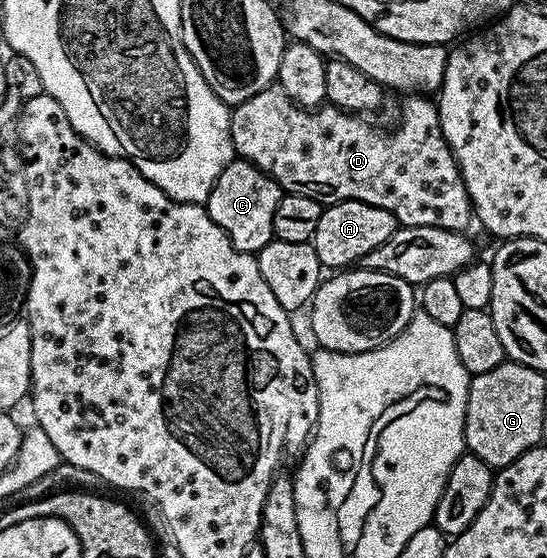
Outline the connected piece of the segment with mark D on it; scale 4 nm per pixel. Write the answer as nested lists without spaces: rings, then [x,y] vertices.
[[[272,85],[264,89],[261,93],[257,93],[253,97],[249,97],[249,101],[238,104],[231,113],[231,140],[235,146],[235,154],[240,159],[247,160],[255,167],[261,168],[269,177],[273,177],[279,182],[279,186],[283,188],[286,194],[301,193],[301,197],[313,197],[318,203],[330,205],[333,203],[343,203],[347,199],[353,201],[361,201],[365,205],[373,205],[385,209],[395,219],[396,224],[405,227],[416,227],[417,225],[425,225],[426,227],[436,227],[437,229],[449,229],[450,231],[466,232],[467,226],[473,223],[473,208],[471,206],[471,198],[465,189],[465,181],[459,172],[457,161],[453,157],[453,153],[449,149],[449,145],[445,141],[445,137],[441,133],[441,121],[439,120],[439,108],[434,102],[431,103],[426,94],[411,93],[406,96],[407,99],[403,103],[403,120],[399,123],[396,131],[382,131],[379,127],[374,127],[371,123],[366,123],[366,118],[360,117],[358,114],[350,111],[341,111],[337,107],[324,105],[314,108],[315,127],[311,123],[291,123],[291,114],[297,111],[294,103],[291,102],[289,96],[284,93],[283,88],[278,85]]]

